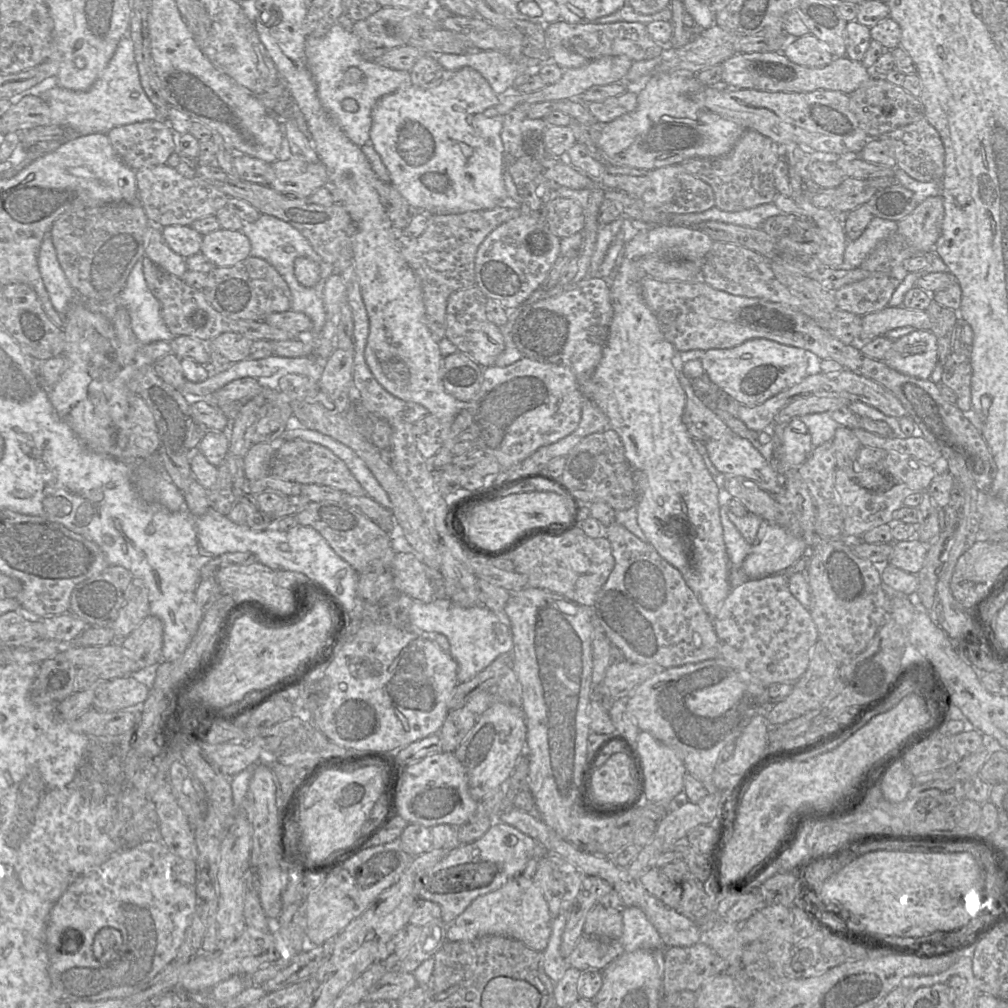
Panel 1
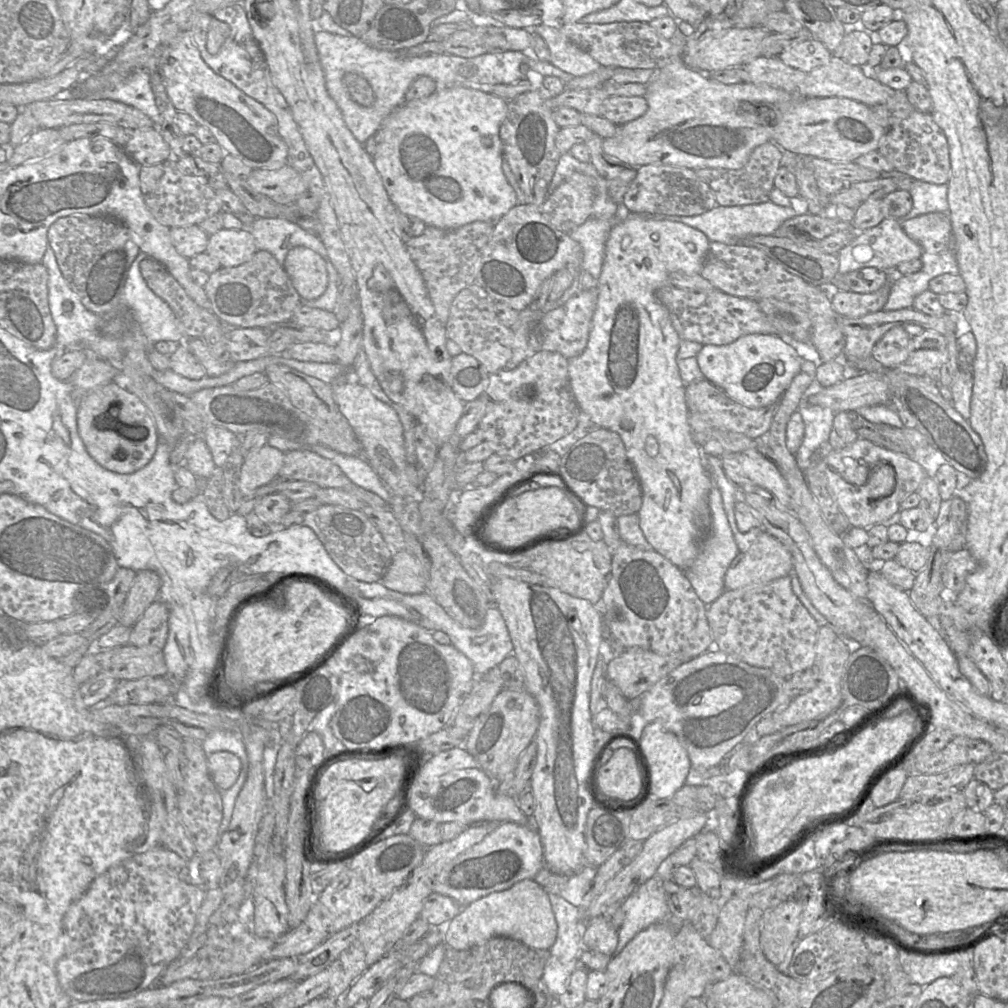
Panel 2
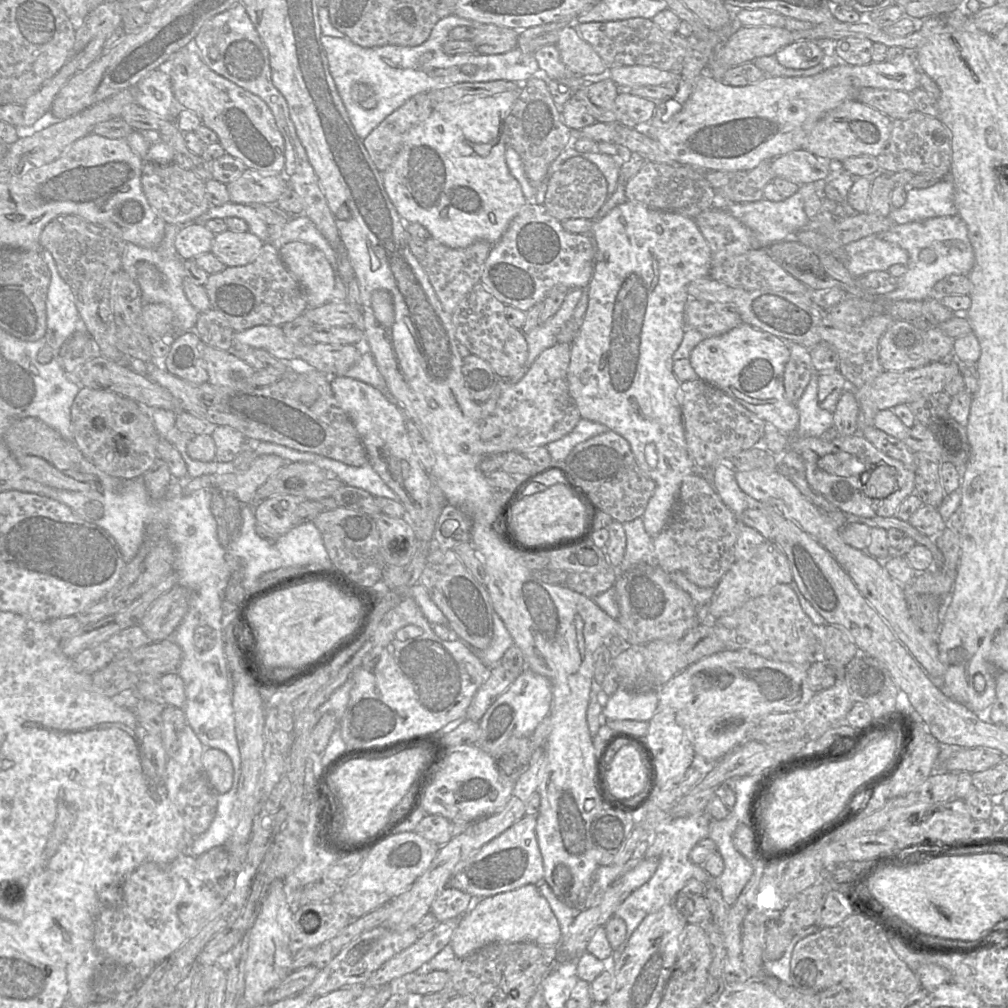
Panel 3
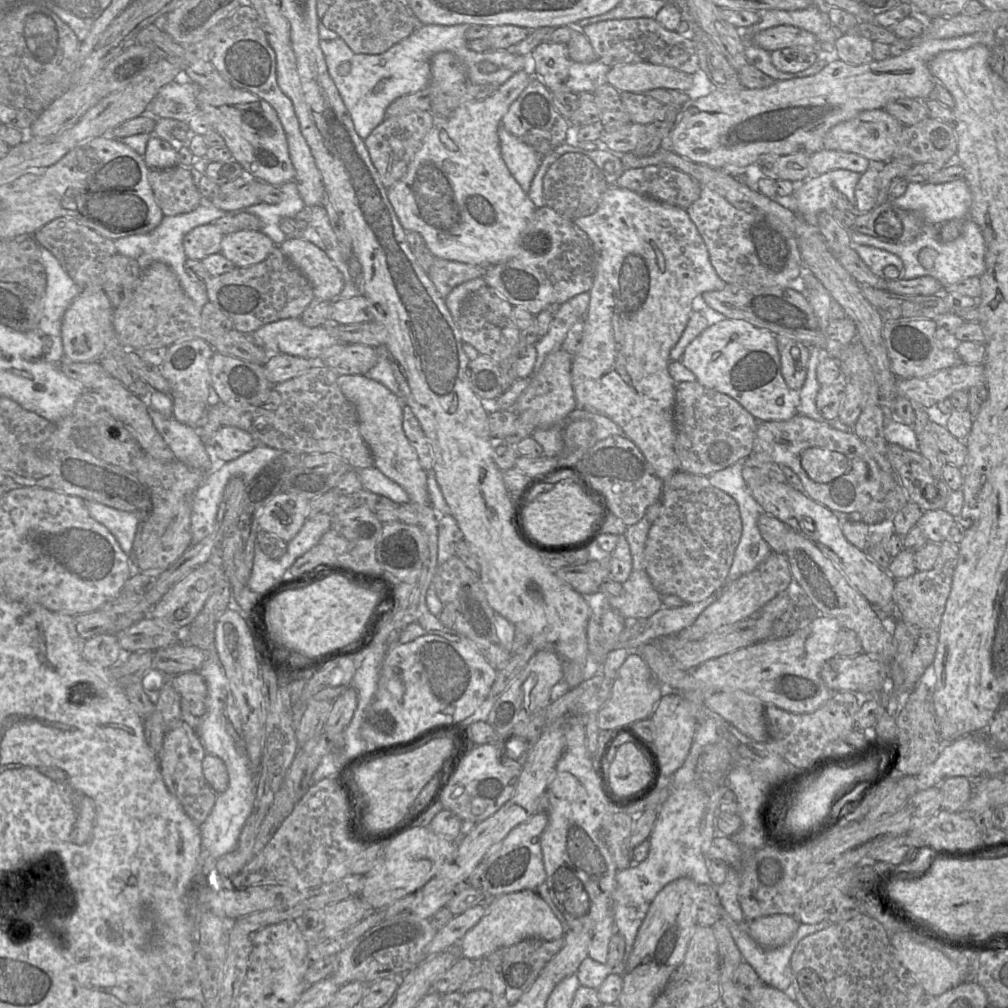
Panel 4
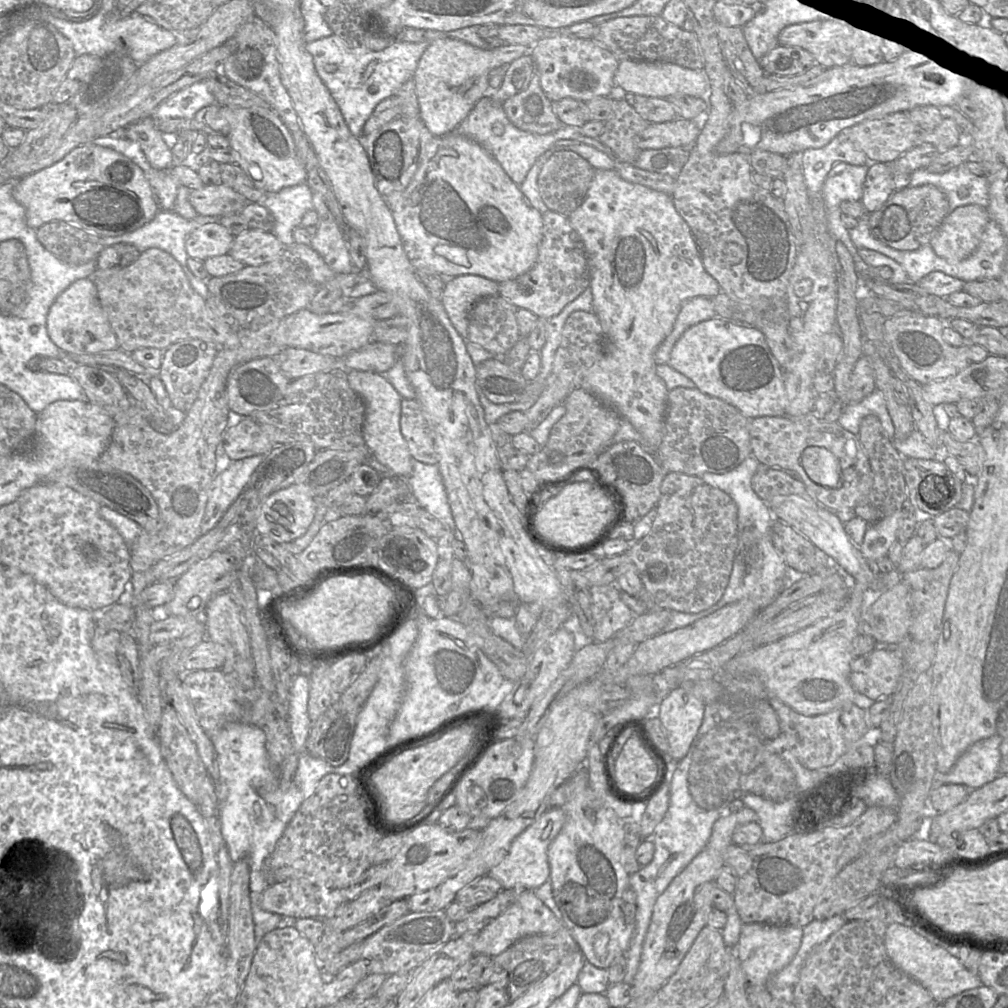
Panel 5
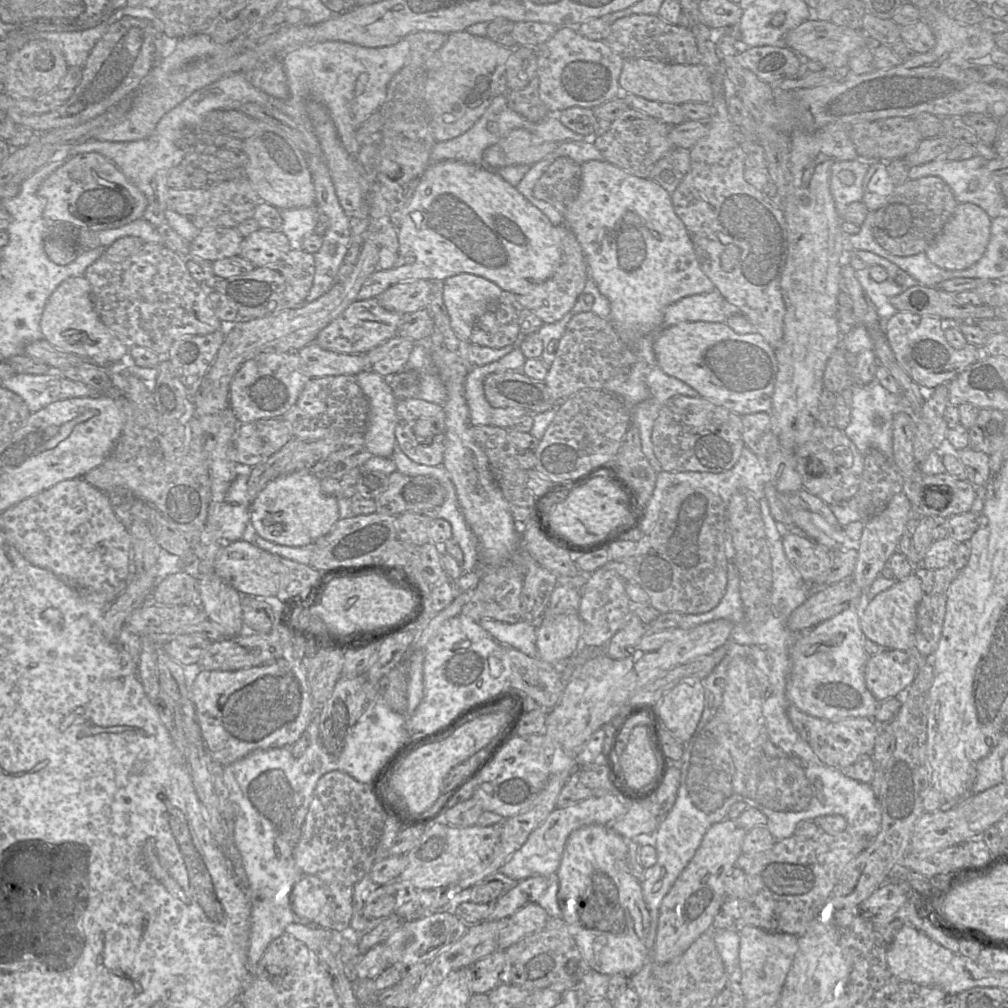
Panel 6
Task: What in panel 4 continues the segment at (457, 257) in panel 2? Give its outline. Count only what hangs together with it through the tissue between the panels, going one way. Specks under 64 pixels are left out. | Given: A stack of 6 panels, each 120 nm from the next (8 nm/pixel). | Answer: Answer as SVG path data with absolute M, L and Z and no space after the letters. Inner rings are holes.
M434 257L427 275L437 292L445 299L456 286L478 277L483 277L484 266L476 266L458 261Z

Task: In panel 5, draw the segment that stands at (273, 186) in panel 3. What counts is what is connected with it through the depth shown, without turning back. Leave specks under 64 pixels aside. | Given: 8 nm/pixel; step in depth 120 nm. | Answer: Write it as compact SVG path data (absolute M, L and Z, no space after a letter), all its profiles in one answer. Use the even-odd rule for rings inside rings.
M224 184L204 185L200 189L191 190L189 202L198 215L214 220L240 213L250 203L243 195Z

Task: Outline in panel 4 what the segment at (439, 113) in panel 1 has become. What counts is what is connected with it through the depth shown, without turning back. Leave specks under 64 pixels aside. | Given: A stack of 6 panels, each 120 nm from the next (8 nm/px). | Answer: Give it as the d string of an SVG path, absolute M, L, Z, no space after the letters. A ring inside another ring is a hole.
M525 70L517 71L491 96L468 101L447 118L434 116L433 127L405 174L387 188L388 198L405 231L421 234L434 257L487 268L506 262L516 253L518 240L531 221L536 206L512 176L501 156L498 128L509 107L528 83L529 74Z

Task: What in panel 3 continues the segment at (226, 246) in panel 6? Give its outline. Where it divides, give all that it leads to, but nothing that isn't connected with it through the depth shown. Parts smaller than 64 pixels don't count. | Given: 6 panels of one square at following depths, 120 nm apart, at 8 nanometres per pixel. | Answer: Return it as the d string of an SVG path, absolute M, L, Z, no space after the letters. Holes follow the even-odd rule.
M204 223L186 224L175 237L175 247L183 260L193 260L211 251L214 237Z

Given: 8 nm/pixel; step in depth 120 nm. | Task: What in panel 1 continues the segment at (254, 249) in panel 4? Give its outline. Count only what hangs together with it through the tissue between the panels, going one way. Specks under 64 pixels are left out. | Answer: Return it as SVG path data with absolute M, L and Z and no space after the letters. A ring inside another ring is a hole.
M219 228L203 236L201 253L216 267L230 267L250 256L251 243L239 231Z

